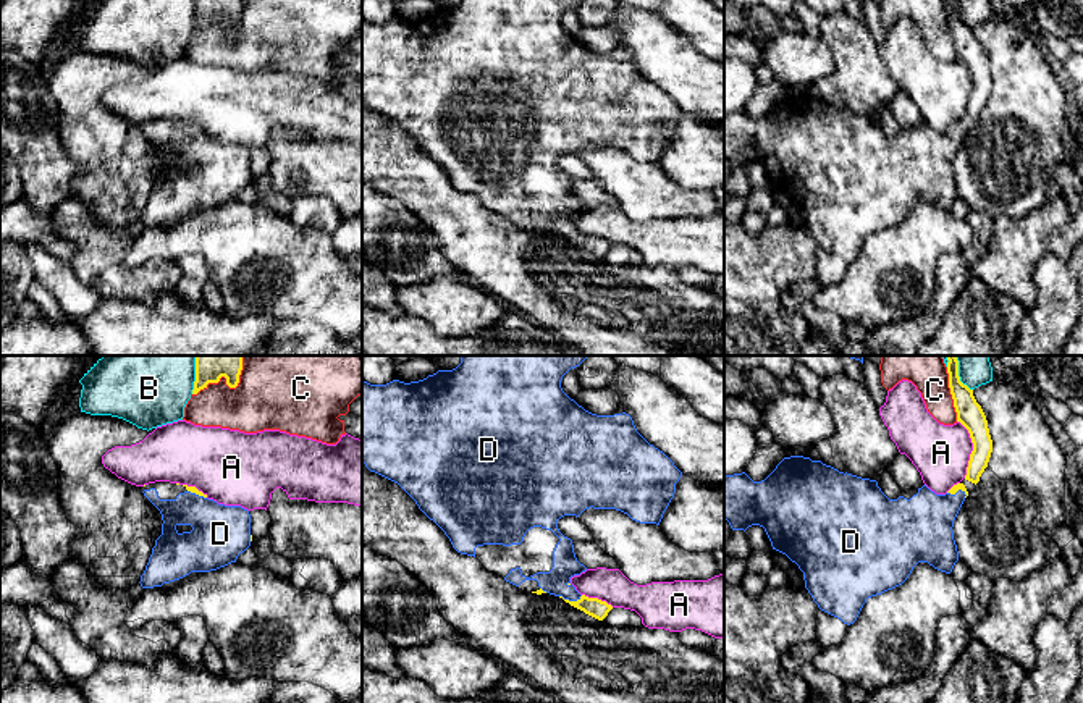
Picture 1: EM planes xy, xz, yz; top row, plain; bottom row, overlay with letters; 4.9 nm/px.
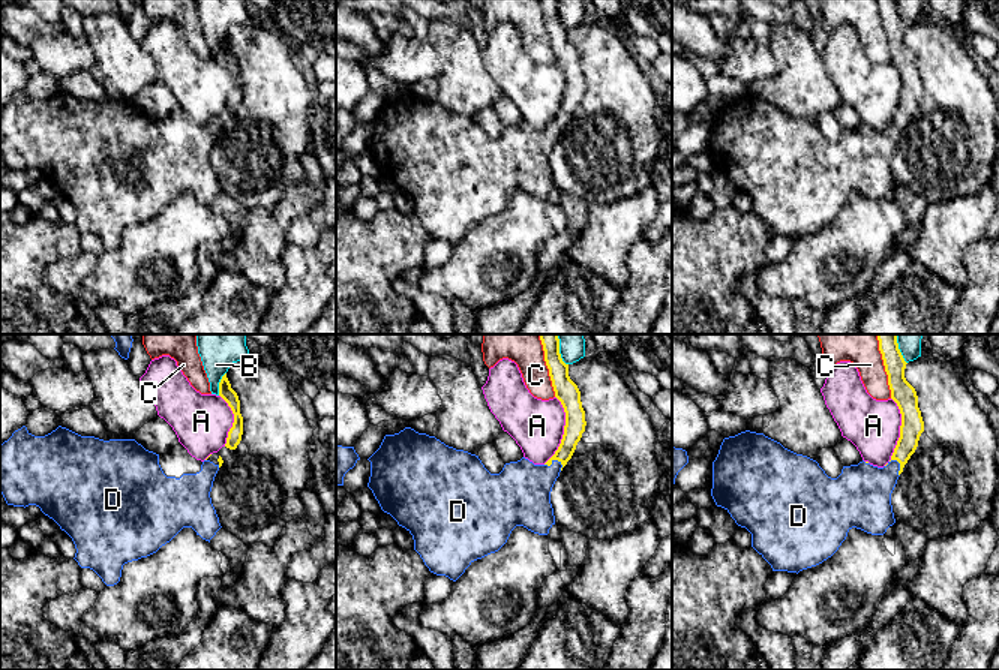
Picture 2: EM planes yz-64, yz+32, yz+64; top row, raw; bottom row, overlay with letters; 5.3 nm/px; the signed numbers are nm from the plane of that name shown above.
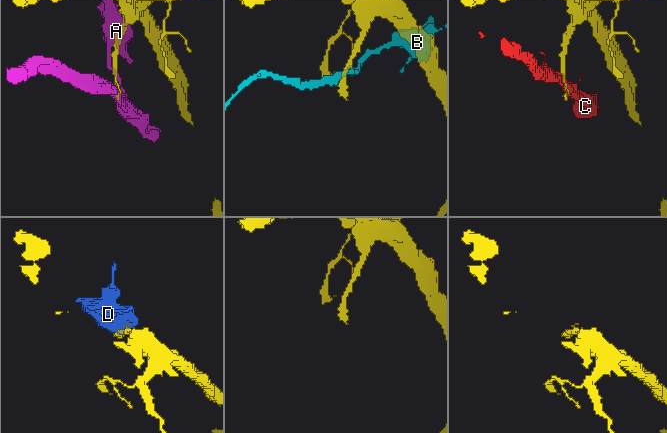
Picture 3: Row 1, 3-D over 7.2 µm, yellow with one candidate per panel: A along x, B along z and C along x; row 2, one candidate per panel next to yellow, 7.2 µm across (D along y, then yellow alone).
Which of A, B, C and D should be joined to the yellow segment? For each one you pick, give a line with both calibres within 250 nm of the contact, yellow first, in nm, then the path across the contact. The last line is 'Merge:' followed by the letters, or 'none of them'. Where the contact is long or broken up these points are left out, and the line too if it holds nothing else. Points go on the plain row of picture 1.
D: calibres 90 and 130 nm
Merge: D

